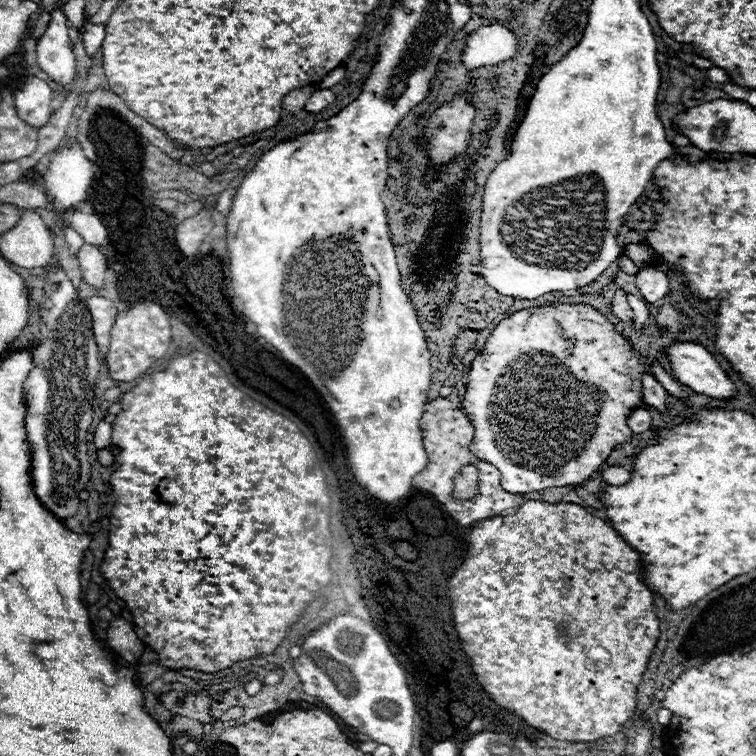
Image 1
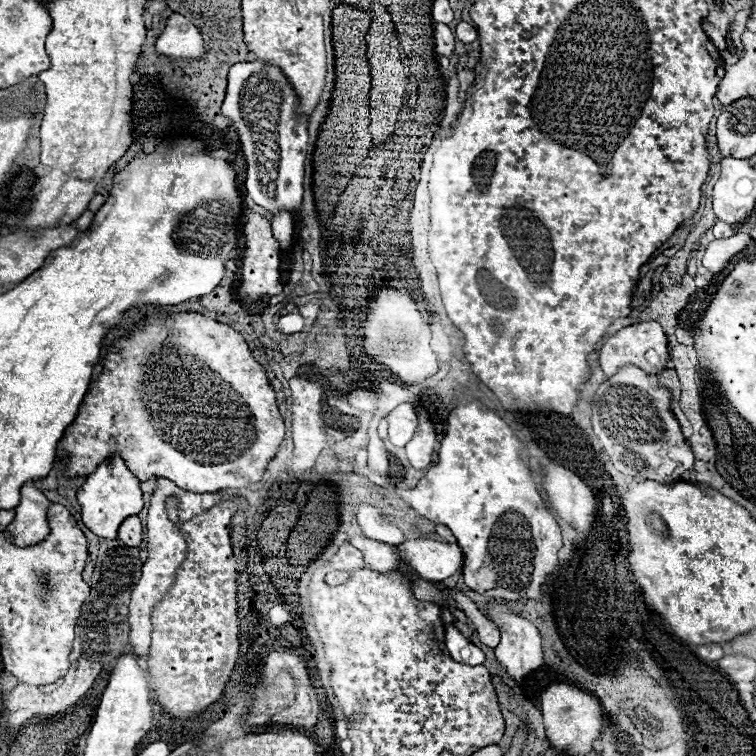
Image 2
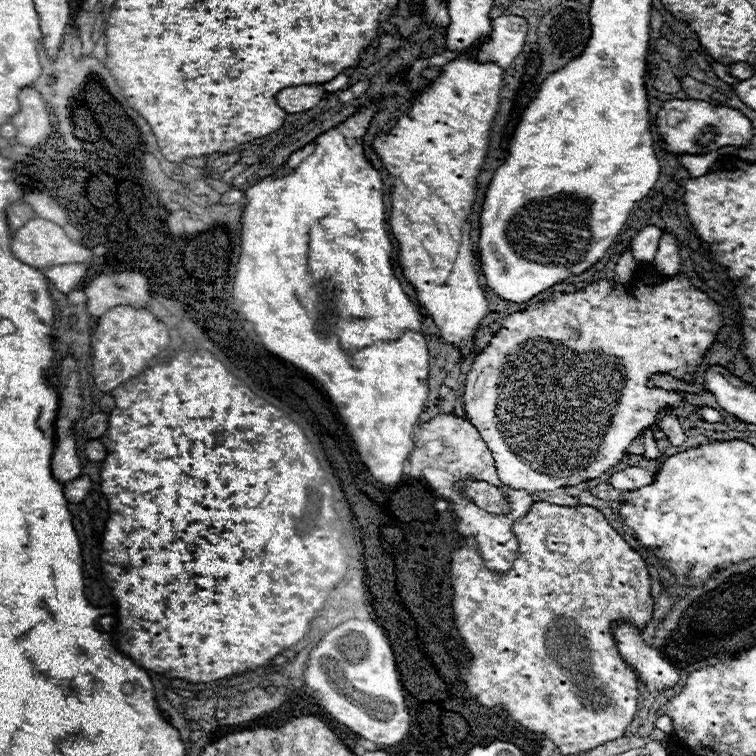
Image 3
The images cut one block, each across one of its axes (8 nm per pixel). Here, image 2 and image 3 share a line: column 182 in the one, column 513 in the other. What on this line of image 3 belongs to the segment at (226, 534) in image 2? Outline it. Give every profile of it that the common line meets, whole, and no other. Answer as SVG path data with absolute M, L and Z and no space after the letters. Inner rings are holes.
M534 502L528 514L512 524L512 532L518 538L518 556L504 574L486 568L472 538L452 552L454 624L466 650L472 654L472 663L462 672L462 682L478 702L484 706L504 706L518 724L544 734L564 754L588 752L622 738L638 710L638 678L620 658L610 626L616 620L626 620L642 632L652 620L650 574L644 558L592 506L568 508ZM530 524L546 526L530 530Z

